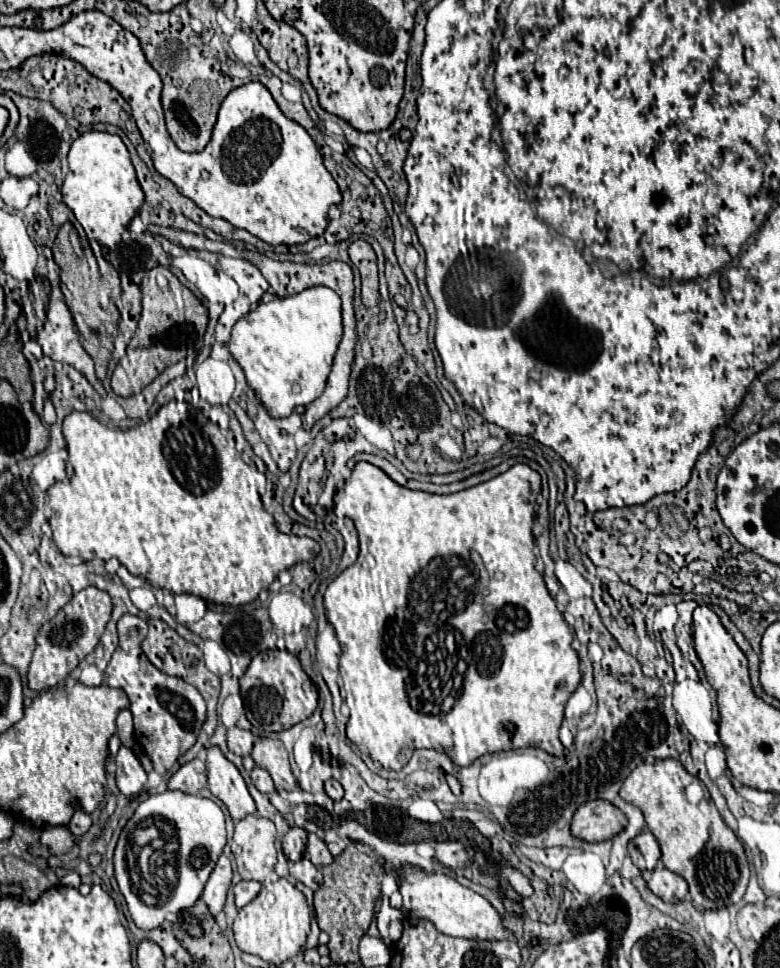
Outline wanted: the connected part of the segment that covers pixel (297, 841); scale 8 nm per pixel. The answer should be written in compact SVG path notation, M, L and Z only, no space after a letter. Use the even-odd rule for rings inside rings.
M293 826L293 828L283 836L283 854L287 856L287 860L297 862L297 860L303 858L305 844L307 844L307 832L305 832L303 828Z

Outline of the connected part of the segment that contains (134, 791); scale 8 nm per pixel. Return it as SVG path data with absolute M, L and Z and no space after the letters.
M119 746L119 752L115 756L115 766L117 766L117 786L125 796L137 796L143 792L147 774L139 764L139 758L133 754L131 748Z

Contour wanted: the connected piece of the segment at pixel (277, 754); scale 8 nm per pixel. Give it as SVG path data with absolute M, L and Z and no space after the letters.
M257 738L251 758L255 760L257 766L265 768L271 774L277 788L283 788L283 790L297 788L297 780L295 780L291 766L289 766L289 754L279 740Z

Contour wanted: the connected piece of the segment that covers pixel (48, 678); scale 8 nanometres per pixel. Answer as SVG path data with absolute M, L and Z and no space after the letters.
M89 586L77 592L71 598L71 602L65 608L61 608L59 614L41 628L37 636L37 648L35 648L31 666L29 666L29 676L27 676L29 688L47 690L59 684L61 680L65 680L71 674L71 670L75 670L75 666L97 646L111 618L111 610L113 610L113 604L107 592L95 586Z

